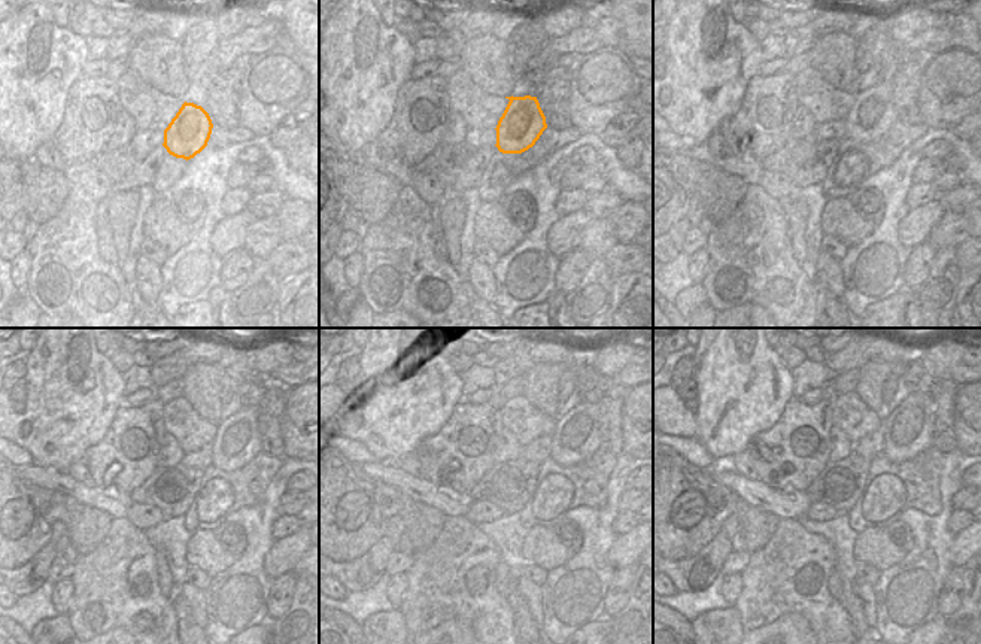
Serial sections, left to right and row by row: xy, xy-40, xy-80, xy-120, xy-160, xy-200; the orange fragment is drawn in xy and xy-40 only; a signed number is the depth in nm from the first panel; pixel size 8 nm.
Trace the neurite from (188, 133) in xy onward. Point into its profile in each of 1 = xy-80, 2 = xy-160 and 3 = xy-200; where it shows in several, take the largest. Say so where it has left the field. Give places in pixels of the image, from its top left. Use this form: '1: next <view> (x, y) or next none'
1: next xy-80 (872, 117)
2: next xy-160 (576, 436)
3: next xy-200 (908, 431)

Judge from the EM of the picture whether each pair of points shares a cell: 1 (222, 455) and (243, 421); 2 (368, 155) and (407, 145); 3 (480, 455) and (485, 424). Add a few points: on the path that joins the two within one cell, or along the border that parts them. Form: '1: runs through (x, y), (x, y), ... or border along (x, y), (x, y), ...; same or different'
1: runs through (231, 446), (242, 430); same
2: runs through (377, 146), (382, 142), (398, 142); same
3: runs through (480, 447), (480, 431); same

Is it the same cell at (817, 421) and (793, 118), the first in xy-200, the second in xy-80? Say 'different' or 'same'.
same

